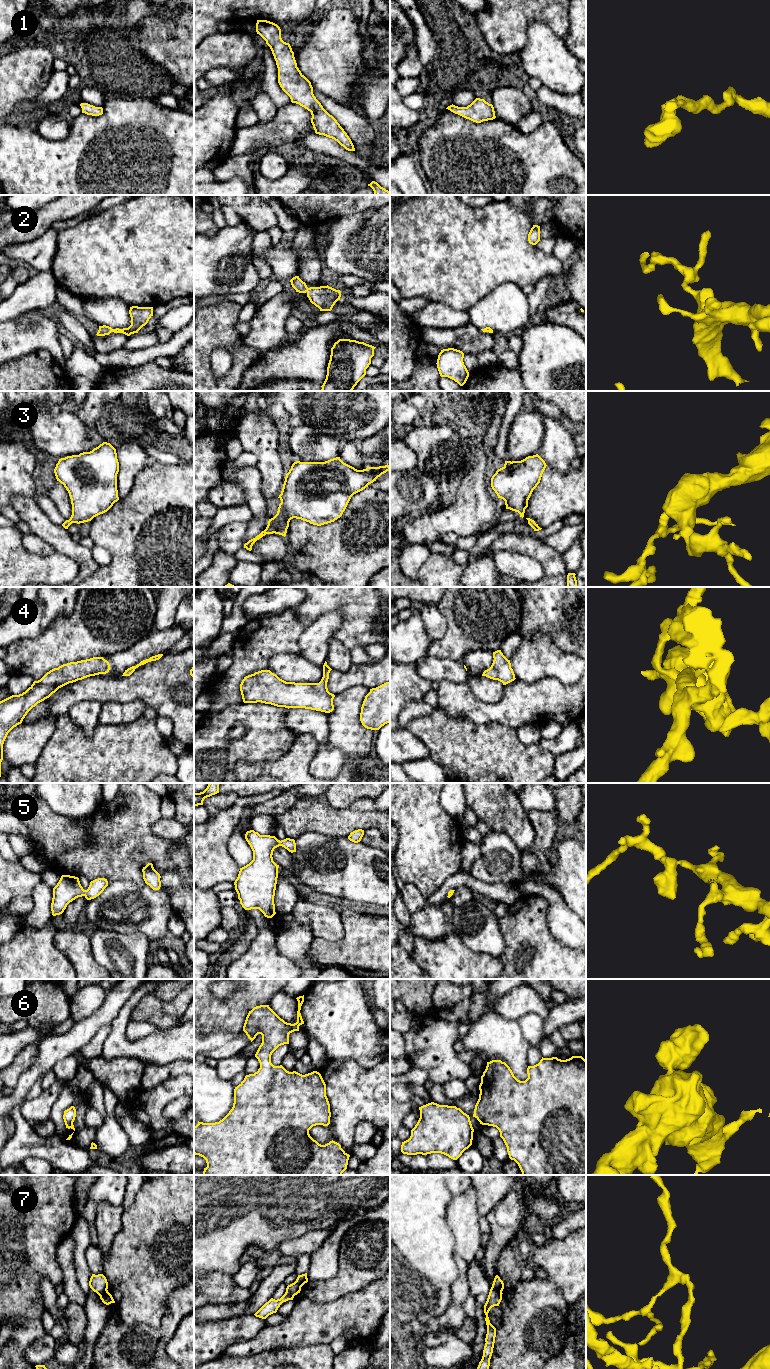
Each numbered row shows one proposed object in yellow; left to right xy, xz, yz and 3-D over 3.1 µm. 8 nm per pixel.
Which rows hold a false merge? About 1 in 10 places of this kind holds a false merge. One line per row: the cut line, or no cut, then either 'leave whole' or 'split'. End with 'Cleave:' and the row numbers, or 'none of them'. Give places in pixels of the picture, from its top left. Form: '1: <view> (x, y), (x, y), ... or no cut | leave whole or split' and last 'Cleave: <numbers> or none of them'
1: no cut | leave whole
2: no cut | leave whole
3: no cut | leave whole
4: no cut | leave whole
5: no cut | leave whole
6: no cut | leave whole
7: yz (491, 1287), (501, 1292) | split
Cleave: 7

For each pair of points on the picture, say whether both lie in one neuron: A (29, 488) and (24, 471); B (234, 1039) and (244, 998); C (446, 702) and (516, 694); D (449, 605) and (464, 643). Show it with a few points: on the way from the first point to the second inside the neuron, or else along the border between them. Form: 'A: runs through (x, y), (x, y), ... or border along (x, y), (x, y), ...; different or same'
A: runs through (25, 484), (24, 475); same
B: border along (213, 1028), (223, 1028), (229, 1031), (242, 1029); different
C: runs through (463, 704), (470, 708), (499, 709); same
D: runs through (459, 614), (464, 619), (464, 633); same

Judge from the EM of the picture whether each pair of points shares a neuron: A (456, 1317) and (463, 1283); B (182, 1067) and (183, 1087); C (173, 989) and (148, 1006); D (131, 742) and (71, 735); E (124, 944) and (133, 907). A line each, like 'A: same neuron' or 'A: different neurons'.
A: same neuron
B: different neurons
C: different neurons
D: same neuron
E: different neurons

